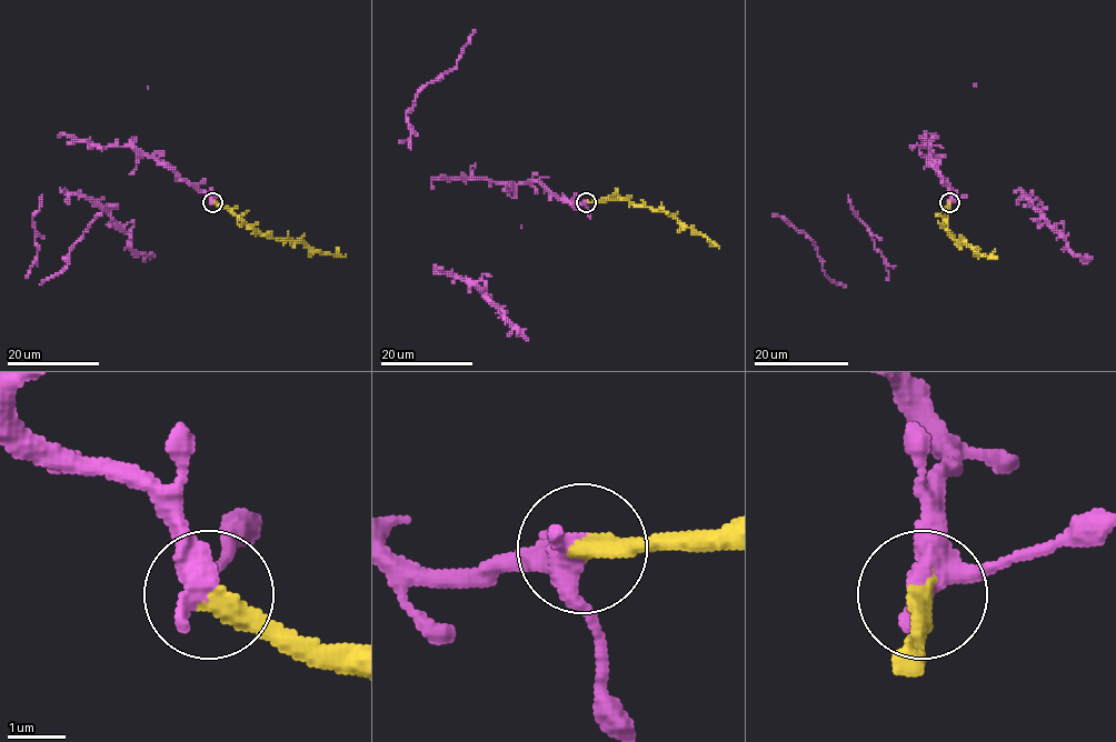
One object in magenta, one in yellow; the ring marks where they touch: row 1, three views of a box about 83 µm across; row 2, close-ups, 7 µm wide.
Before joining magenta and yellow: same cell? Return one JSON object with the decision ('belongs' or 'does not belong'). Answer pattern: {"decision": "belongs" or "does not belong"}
{"decision": "belongs"}

